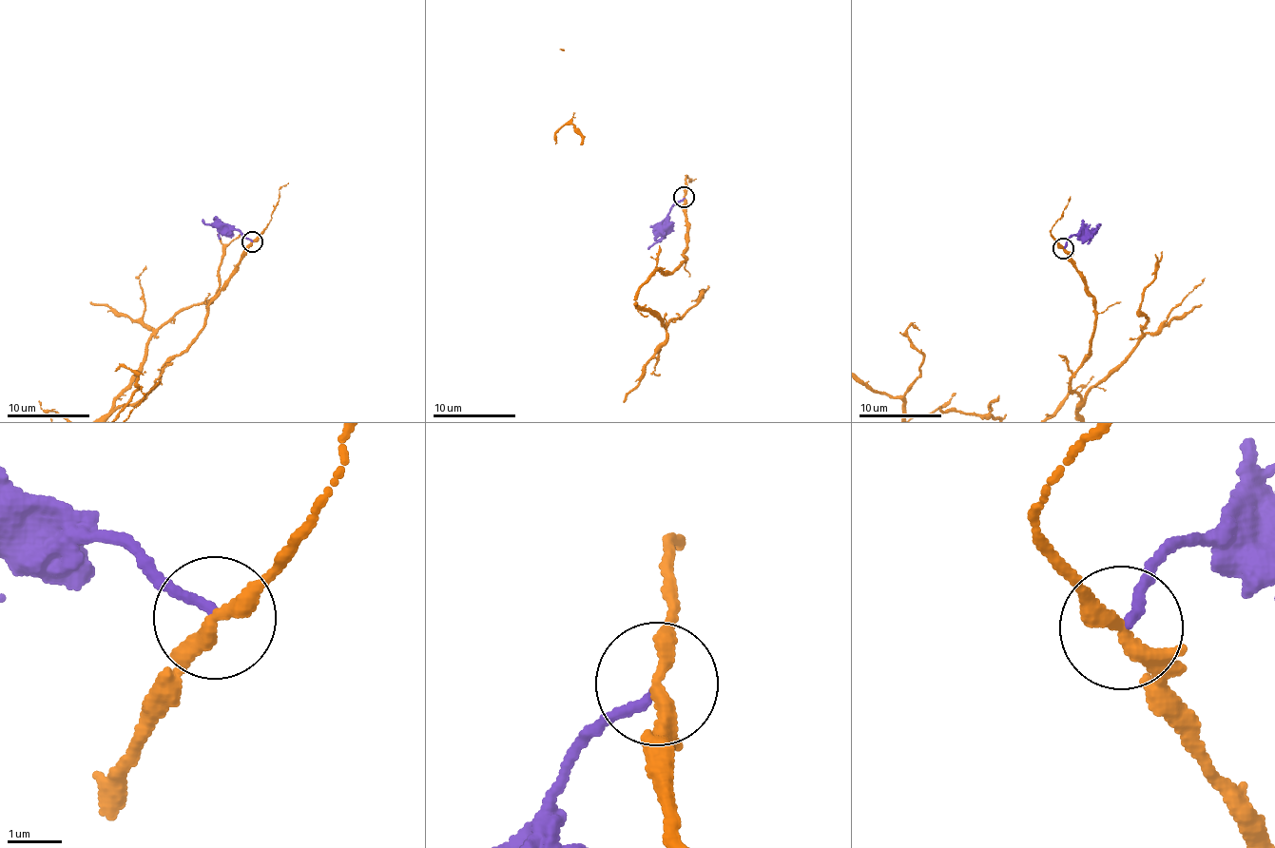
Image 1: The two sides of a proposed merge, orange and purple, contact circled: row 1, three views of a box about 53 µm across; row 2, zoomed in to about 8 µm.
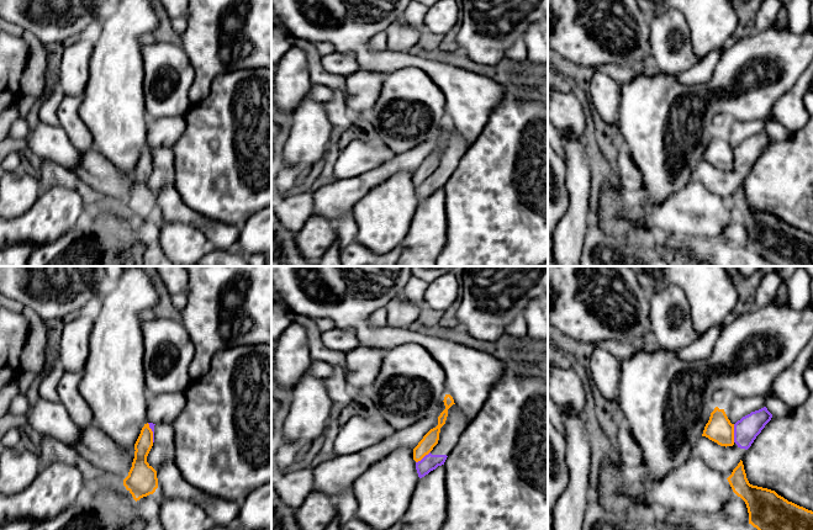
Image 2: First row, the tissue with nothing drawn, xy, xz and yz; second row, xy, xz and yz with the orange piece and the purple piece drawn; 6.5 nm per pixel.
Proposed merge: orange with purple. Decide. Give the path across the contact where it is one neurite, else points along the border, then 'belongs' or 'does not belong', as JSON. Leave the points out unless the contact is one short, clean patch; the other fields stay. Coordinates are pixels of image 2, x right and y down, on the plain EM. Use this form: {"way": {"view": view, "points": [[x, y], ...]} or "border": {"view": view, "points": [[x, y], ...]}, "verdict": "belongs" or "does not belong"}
{"border": {"view": "yz", "points": [[733, 148], [734, 165]]}, "verdict": "does not belong"}

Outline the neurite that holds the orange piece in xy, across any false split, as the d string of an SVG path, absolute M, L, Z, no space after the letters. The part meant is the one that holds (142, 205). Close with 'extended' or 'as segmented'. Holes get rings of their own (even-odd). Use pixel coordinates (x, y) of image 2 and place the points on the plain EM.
M144 148L134 168L134 182L123 210L137 226L153 218L158 212L157 195L147 186L147 180L153 170L153 155L149 148Z | as segmented

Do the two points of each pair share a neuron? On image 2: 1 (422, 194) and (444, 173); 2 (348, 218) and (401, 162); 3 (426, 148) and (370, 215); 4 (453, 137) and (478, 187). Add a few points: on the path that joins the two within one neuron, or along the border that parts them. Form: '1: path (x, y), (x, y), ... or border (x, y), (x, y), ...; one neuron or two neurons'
1: path (427, 189), (439, 178); one neuron
2: border (352, 208), (339, 217), (336, 227); two neurons
3: border (412, 171), (396, 171), (379, 183); two neurons
4: border (468, 148), (455, 170), (447, 179); two neurons

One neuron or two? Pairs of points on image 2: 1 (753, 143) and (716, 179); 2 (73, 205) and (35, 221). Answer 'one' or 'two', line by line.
1: one
2: one

